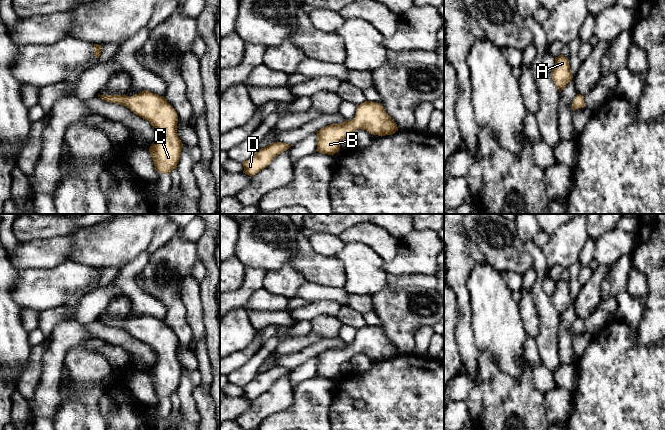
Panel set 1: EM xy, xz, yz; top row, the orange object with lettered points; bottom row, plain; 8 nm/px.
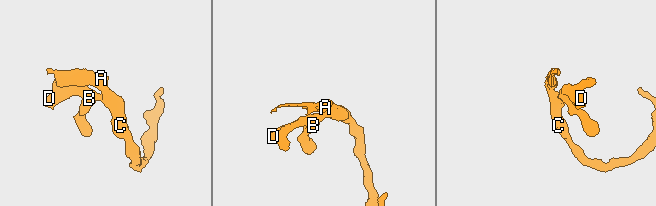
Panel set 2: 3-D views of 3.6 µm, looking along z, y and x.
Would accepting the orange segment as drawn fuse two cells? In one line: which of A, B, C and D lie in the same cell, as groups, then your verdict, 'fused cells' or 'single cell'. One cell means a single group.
A B C D | single cell

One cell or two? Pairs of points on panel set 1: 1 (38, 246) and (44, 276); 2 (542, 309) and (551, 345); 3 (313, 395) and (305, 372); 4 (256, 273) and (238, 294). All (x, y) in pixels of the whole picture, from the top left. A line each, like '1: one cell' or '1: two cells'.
1: two cells
2: one cell
3: two cells
4: one cell

